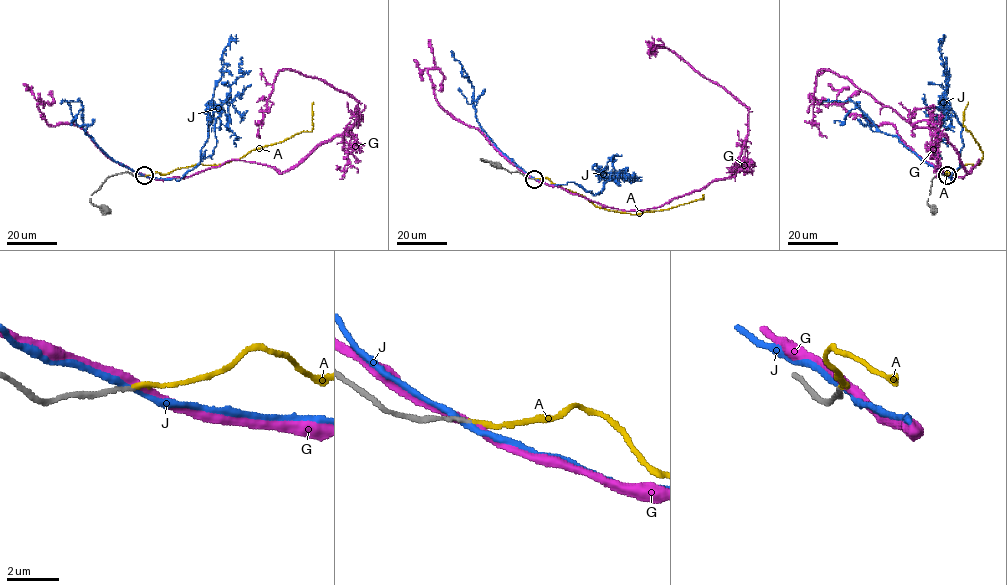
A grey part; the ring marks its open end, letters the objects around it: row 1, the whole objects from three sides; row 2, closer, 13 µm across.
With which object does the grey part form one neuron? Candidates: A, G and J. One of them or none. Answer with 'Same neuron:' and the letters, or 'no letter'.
Same neuron: A

